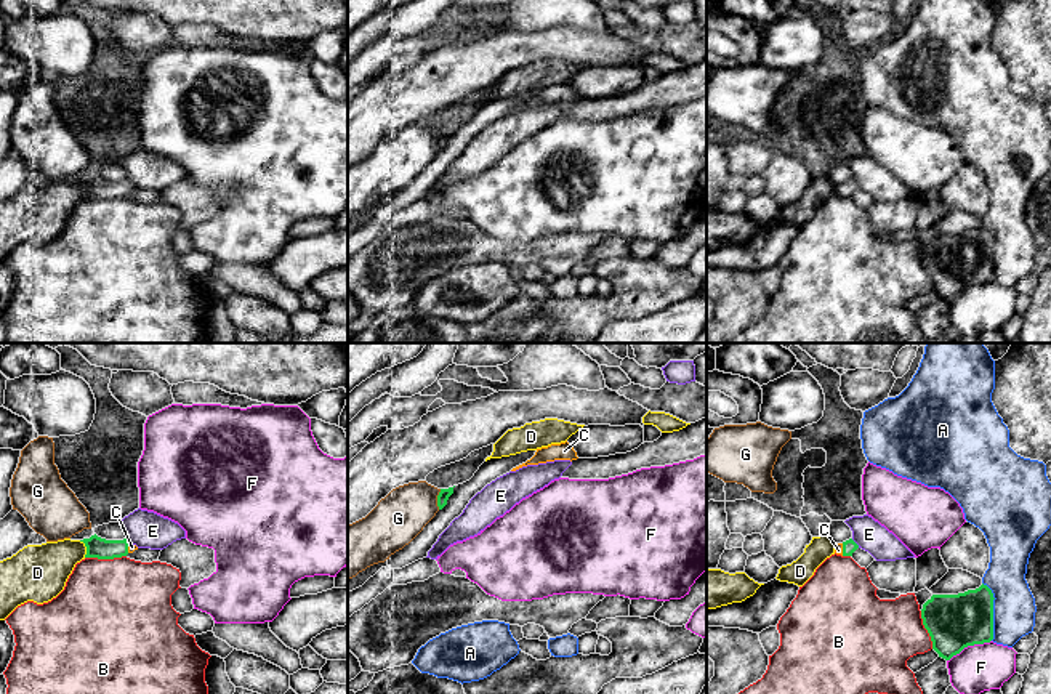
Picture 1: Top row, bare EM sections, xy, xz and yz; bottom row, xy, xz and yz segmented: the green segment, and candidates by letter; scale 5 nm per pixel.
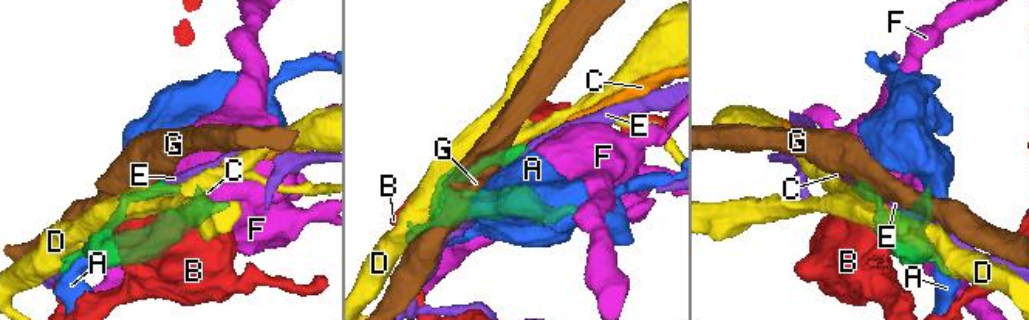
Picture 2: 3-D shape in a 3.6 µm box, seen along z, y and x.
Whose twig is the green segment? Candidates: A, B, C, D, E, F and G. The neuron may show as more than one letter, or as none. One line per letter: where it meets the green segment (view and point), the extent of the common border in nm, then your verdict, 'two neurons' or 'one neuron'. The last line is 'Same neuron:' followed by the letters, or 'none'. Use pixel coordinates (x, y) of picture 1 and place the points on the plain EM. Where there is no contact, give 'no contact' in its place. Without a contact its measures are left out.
A: yz (992, 252) | 300 nm | two neurons
B: xy (104, 199) | 200 nm | two neurons
C: yz (843, 191) | 60 nm | one neuron
D: xy (87, 189) | 90 nm | two neurons
E: yz (856, 185) | 60 nm | two neurons
F: yz (968, 286) | 240 nm | two neurons
G: xz (438, 140) | 110 nm | two neurons
Same neuron: C

